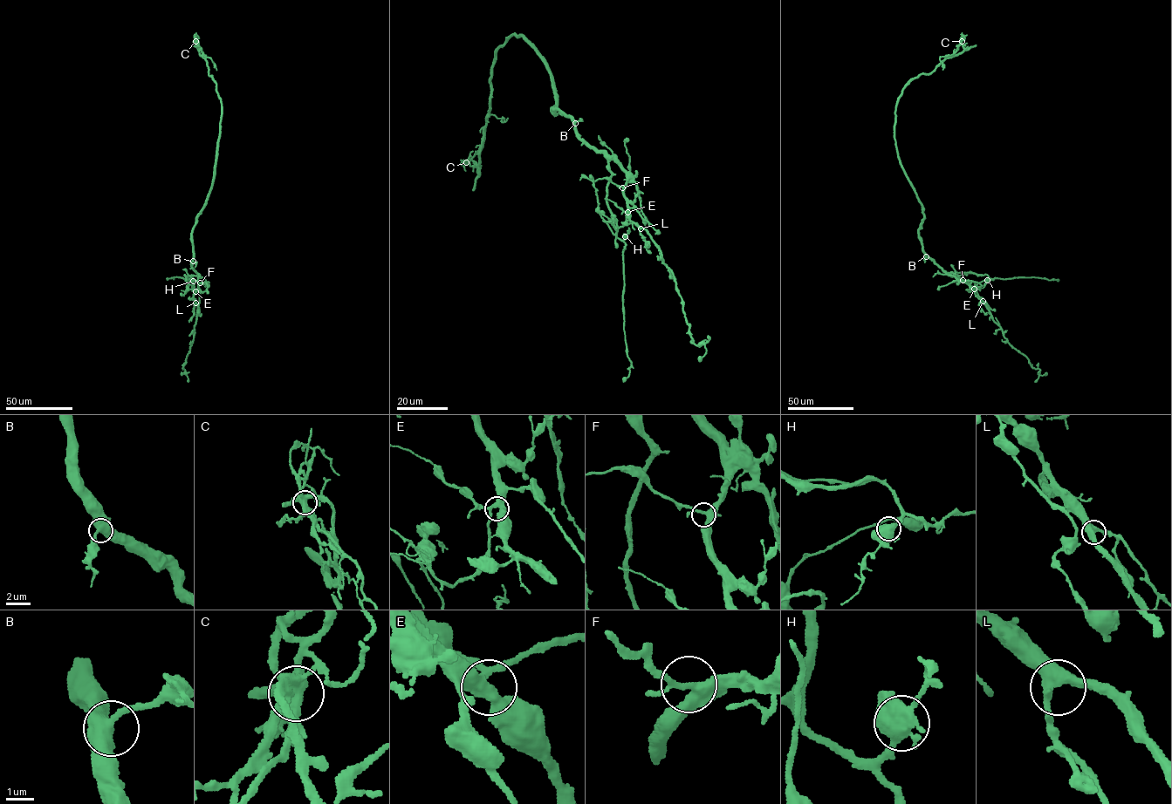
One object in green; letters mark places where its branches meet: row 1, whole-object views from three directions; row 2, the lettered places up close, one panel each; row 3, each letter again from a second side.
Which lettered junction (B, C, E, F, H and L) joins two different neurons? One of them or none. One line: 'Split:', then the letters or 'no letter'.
Split: C

